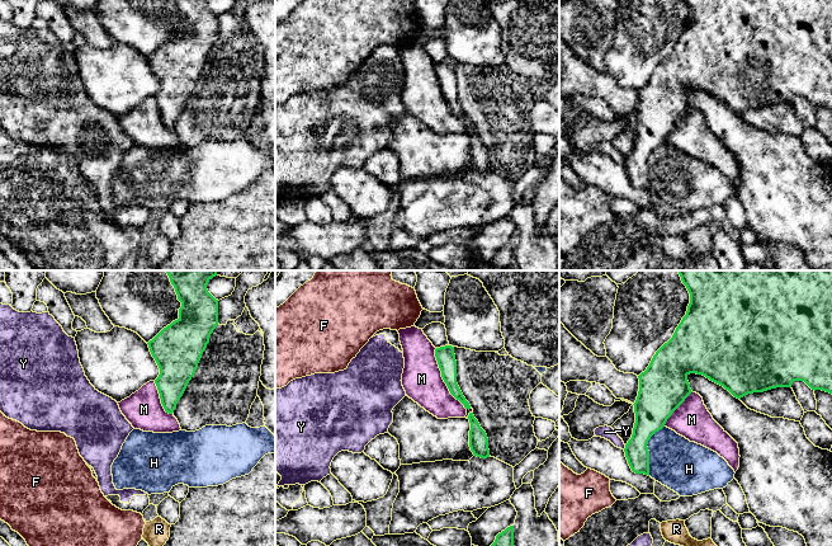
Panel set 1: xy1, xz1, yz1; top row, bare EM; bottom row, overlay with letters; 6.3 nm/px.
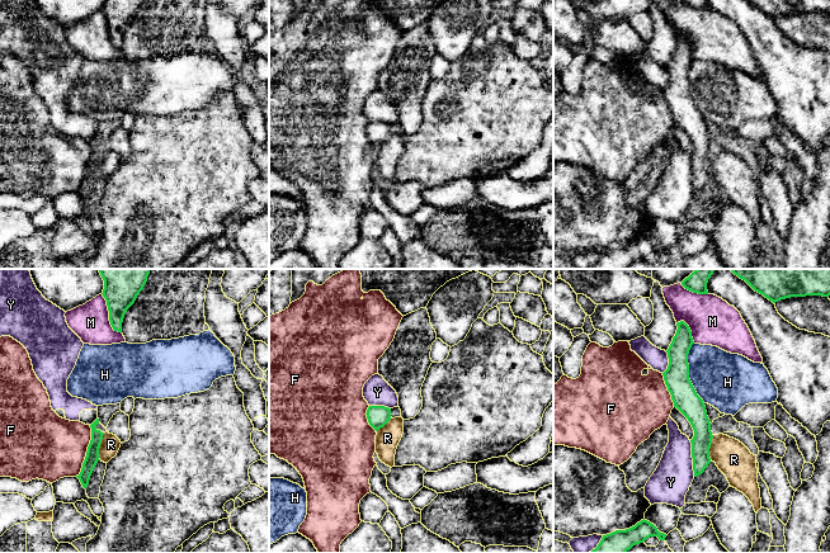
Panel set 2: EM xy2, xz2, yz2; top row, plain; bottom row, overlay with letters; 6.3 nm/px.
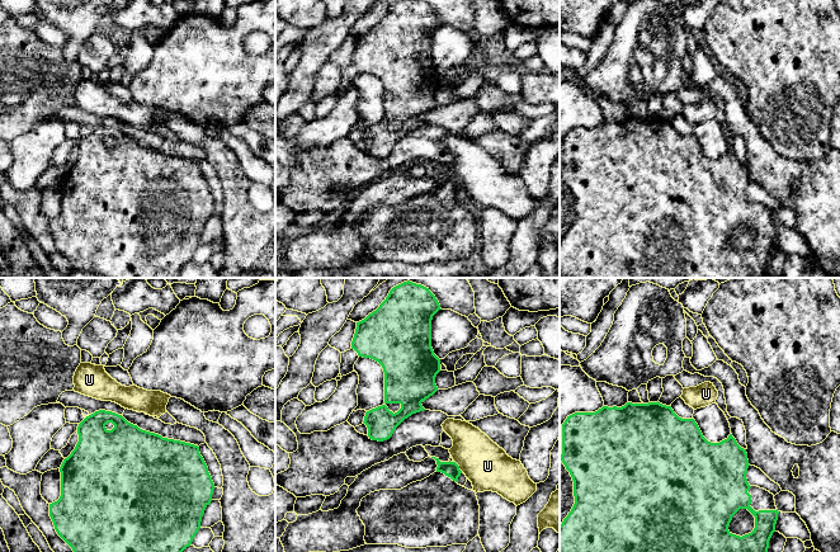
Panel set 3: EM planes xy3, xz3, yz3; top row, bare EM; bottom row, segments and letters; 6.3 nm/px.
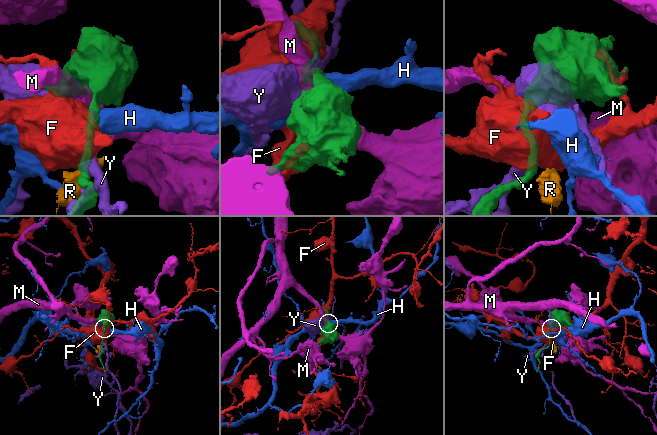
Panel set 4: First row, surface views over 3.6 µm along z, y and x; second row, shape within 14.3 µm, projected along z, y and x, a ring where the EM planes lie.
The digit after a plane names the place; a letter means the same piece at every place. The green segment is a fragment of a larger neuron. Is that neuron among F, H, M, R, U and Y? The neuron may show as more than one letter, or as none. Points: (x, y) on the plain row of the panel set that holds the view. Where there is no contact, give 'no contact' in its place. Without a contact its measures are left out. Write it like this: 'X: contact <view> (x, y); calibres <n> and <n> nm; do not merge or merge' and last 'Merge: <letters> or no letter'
F: contact xy2 (86, 168); calibres 90 and 400 nm; do not merge
H: contact yz2 (688, 89); calibres 160 and 360 nm; do not merge
M: contact xz1 (443, 94); calibres 120 and 260 nm; do not merge
R: contact xy2 (99, 162); calibres 90 and 120 nm; do not merge
U: contact xz3 (458, 182); calibres 100 and 280 nm; do not merge
Y: contact yz2 (692, 173); calibres 130 and 240 nm; do not merge
Merge: no letter

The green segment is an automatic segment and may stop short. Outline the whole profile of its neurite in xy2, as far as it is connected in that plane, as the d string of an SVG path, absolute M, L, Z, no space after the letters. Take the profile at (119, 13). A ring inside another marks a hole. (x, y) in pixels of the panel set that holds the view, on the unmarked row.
M104 0L102 10L107 16L109 37L114 47L122 48L124 30L143 3L145 0Z

